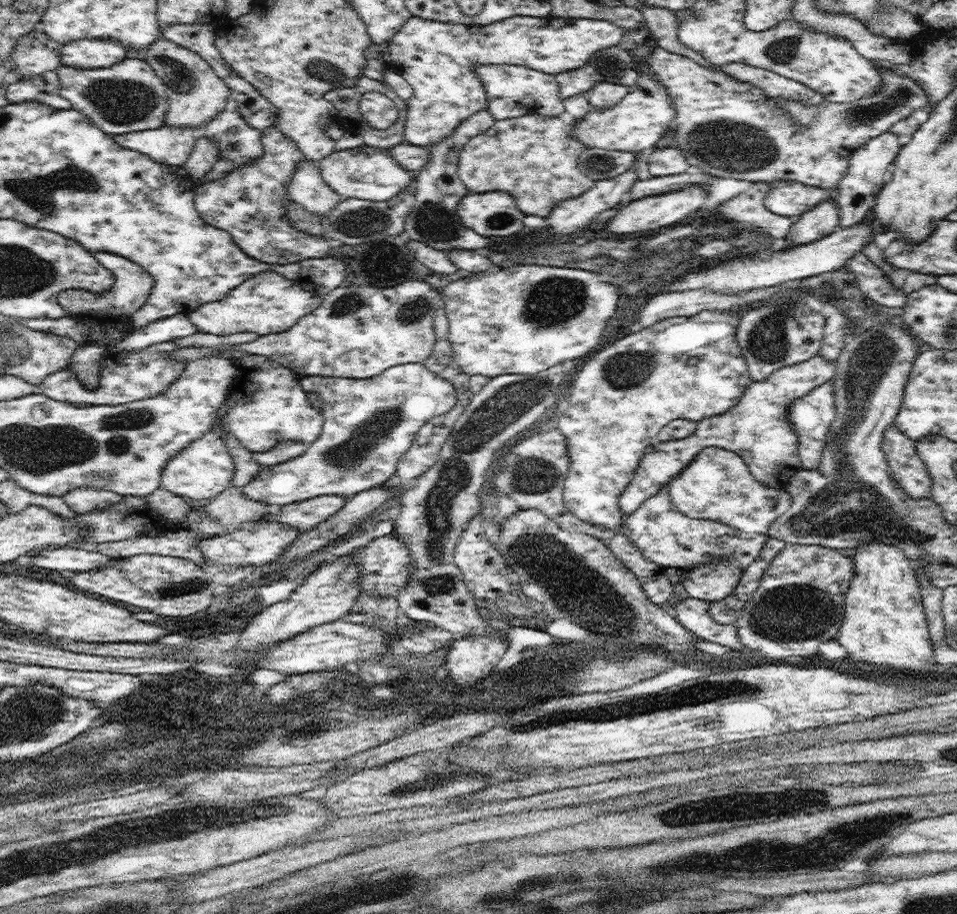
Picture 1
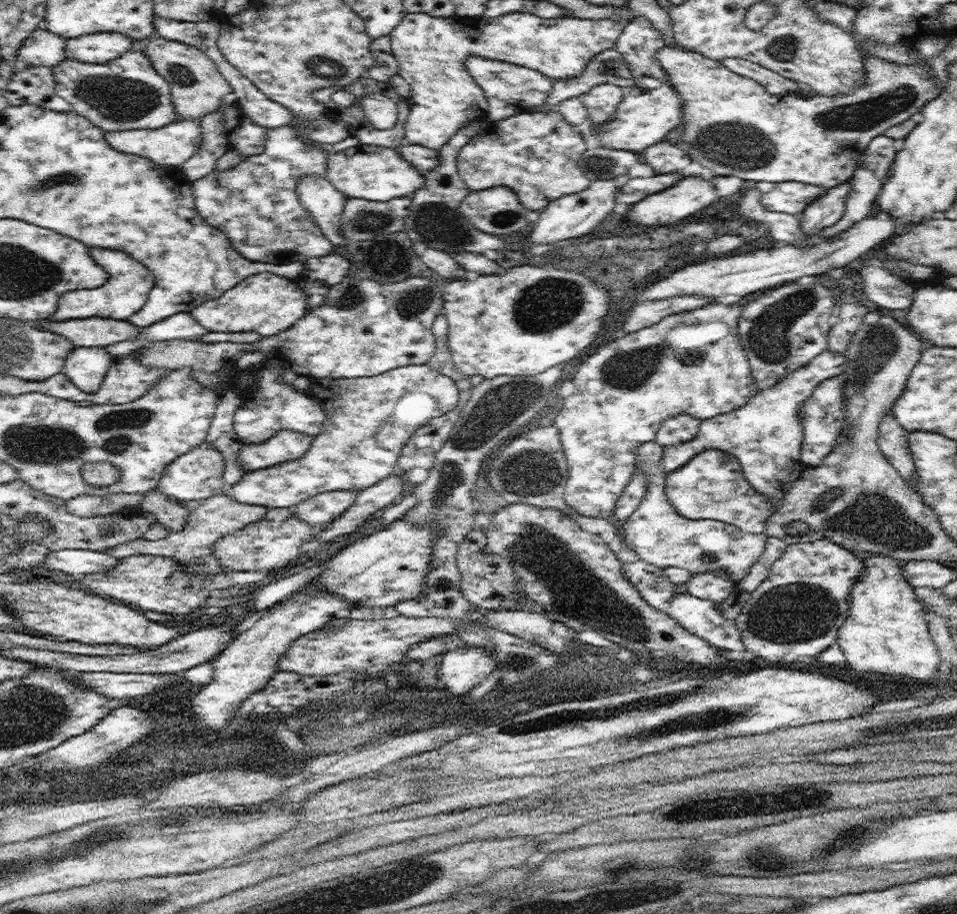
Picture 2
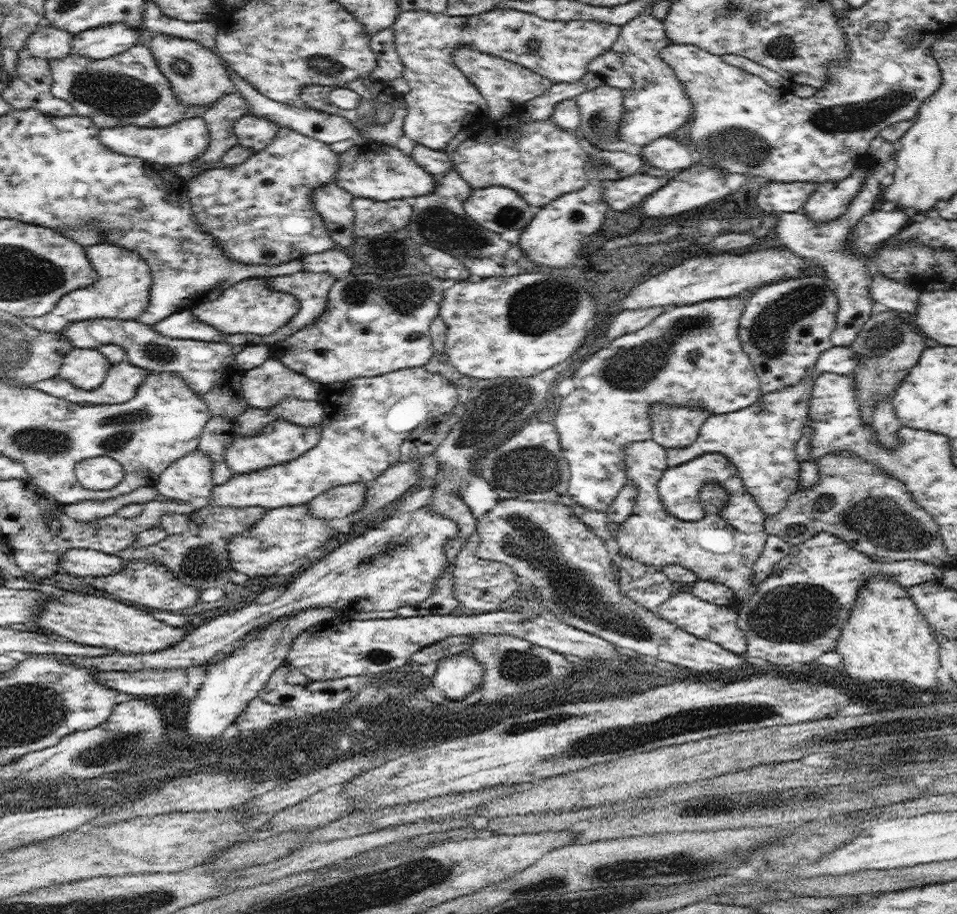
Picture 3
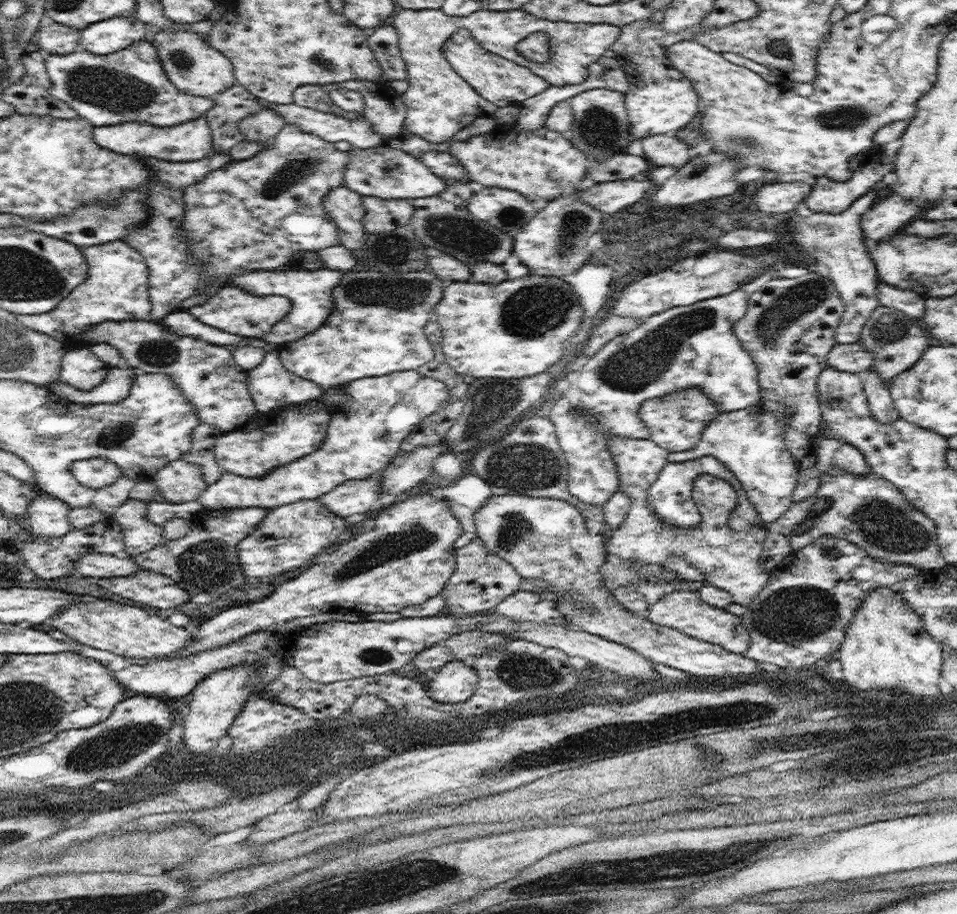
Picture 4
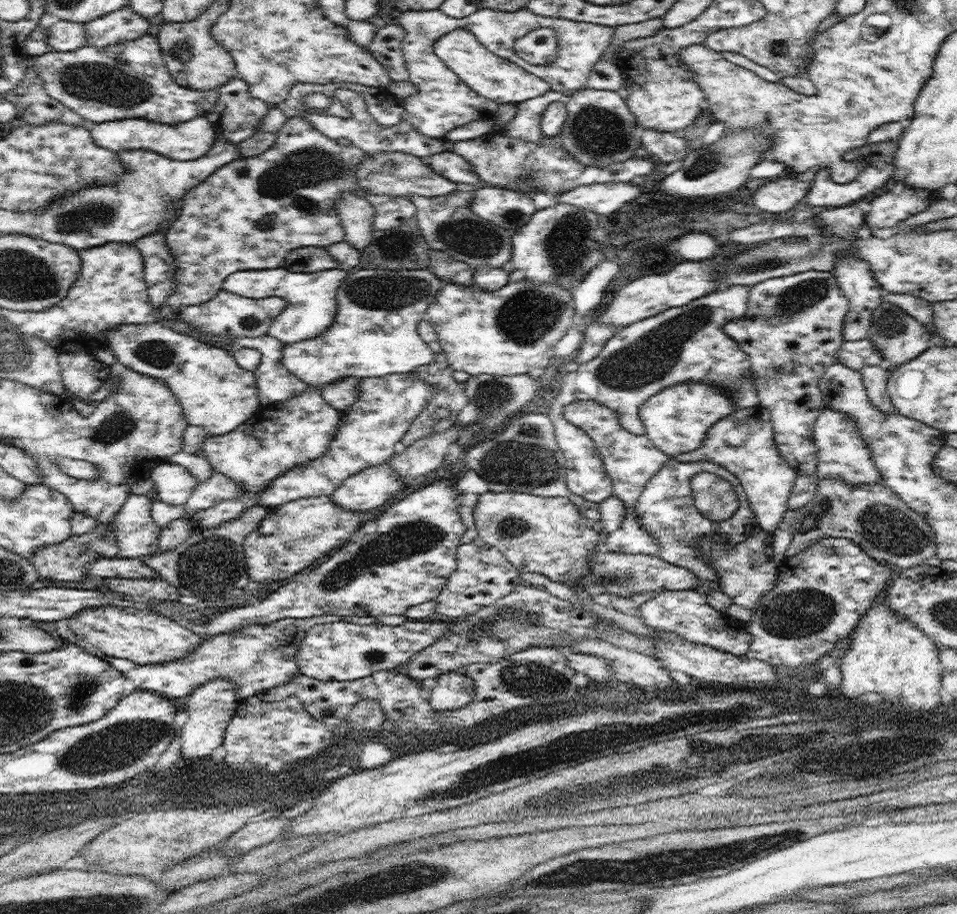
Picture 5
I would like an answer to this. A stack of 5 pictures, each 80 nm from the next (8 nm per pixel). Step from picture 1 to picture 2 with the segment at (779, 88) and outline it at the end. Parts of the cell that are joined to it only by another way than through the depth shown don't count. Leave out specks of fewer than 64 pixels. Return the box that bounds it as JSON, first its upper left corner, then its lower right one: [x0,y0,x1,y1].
[723,58,812,98]

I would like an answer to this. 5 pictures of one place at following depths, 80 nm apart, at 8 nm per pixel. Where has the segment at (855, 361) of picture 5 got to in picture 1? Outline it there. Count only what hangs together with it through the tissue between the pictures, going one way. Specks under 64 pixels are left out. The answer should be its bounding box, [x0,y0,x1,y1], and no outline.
[620,355,836,515]

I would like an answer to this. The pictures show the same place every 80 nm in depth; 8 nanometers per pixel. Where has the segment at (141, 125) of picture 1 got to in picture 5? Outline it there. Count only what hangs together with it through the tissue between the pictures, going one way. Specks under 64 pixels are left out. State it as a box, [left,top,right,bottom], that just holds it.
[30,33,217,125]

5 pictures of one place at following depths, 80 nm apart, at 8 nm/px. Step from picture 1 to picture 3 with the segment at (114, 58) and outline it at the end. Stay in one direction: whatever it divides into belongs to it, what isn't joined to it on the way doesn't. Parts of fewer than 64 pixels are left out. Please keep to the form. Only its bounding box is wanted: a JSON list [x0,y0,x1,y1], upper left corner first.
[71,22,143,60]

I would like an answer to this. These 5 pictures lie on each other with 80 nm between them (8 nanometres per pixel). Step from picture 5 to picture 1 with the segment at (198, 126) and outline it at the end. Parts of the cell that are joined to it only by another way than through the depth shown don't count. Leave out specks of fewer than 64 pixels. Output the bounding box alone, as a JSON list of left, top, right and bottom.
[113,126,198,166]

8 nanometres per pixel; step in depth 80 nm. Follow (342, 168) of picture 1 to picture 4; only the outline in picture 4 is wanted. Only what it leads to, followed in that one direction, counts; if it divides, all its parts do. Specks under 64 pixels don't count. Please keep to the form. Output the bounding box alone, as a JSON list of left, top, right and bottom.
[344,144,447,199]

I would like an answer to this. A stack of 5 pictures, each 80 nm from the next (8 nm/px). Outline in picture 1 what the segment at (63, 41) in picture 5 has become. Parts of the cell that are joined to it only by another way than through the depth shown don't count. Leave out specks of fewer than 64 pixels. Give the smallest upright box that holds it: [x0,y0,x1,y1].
[11,32,61,78]

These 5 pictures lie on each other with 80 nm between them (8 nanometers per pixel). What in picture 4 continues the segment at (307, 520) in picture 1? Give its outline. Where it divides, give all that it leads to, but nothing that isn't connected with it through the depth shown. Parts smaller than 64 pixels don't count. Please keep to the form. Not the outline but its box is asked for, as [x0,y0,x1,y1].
[319,474,382,518]

